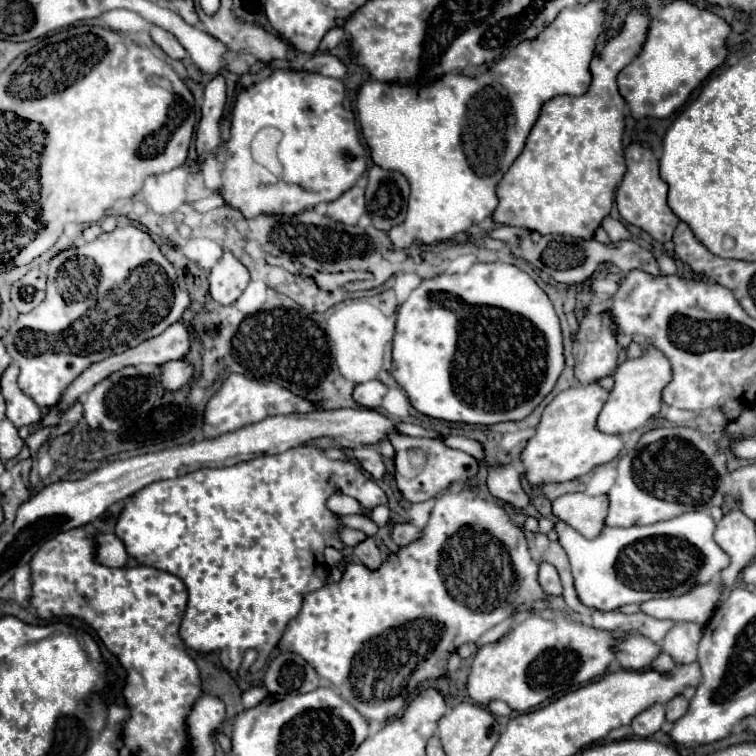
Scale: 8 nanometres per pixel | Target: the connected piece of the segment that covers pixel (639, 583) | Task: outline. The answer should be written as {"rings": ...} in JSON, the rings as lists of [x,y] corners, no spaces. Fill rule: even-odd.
{"rings":[[[694,511],[684,513],[676,519],[654,523],[654,525],[638,525],[638,527],[604,527],[604,531],[596,539],[582,537],[576,529],[568,523],[558,521],[556,531],[560,535],[560,545],[566,549],[572,565],[574,587],[578,597],[584,605],[600,609],[600,611],[614,611],[626,603],[644,603],[654,597],[678,597],[694,589],[696,585],[704,585],[718,577],[722,569],[728,567],[728,555],[716,545],[712,533],[716,529],[714,519],[708,513]]]}

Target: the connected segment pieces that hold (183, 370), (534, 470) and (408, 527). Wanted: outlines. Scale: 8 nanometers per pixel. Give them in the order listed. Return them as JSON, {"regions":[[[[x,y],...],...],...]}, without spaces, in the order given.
{"regions":[[[[170,361],[162,365],[162,385],[168,391],[182,389],[192,377],[192,365],[186,361]]],[[[598,383],[586,387],[578,385],[558,393],[554,401],[546,405],[536,435],[528,441],[522,453],[526,479],[532,485],[542,485],[550,481],[570,481],[592,471],[596,465],[608,463],[618,457],[624,445],[622,435],[606,435],[596,429],[596,417],[600,415],[600,409],[604,407],[608,395],[610,391],[602,389]]],[[[398,523],[398,525],[394,525],[392,541],[394,541],[398,547],[404,547],[404,545],[410,545],[412,541],[420,539],[420,533],[422,533],[422,529],[414,527],[412,523]]]]}

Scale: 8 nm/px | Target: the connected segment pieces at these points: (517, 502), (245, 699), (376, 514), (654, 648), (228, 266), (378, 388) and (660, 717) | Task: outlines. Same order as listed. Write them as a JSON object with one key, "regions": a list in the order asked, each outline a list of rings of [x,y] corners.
{"regions":[[[[490,467],[488,469],[488,489],[494,499],[510,503],[516,509],[524,509],[528,505],[528,495],[520,485],[520,473],[514,467]]],[[[252,687],[252,689],[248,689],[248,691],[242,695],[242,705],[244,705],[244,709],[256,707],[266,695],[268,695],[268,691],[266,691],[264,687]]],[[[386,505],[374,507],[374,509],[372,509],[372,513],[370,513],[370,517],[372,517],[372,521],[374,521],[376,525],[384,527],[384,525],[390,521],[390,509],[388,509]]],[[[632,635],[618,645],[616,653],[618,653],[618,661],[624,665],[624,669],[644,671],[660,655],[660,647],[658,647],[658,643],[648,641],[648,637]]],[[[224,251],[208,275],[210,295],[220,305],[232,305],[242,295],[248,281],[248,269],[230,251]]],[[[368,381],[362,385],[356,385],[354,399],[368,409],[378,409],[382,405],[384,395],[388,393],[388,387],[382,381]]],[[[652,705],[646,711],[642,711],[640,715],[636,715],[630,725],[638,737],[650,737],[662,729],[662,725],[666,721],[664,715],[666,715],[664,705]]]]}

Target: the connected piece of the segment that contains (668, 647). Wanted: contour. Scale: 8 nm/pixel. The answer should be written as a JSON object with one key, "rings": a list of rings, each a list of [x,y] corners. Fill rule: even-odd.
{"rings":[[[678,623],[666,633],[664,643],[662,643],[662,651],[668,653],[674,659],[674,663],[678,663],[678,665],[694,663],[700,637],[702,637],[702,627],[700,625]]]}

